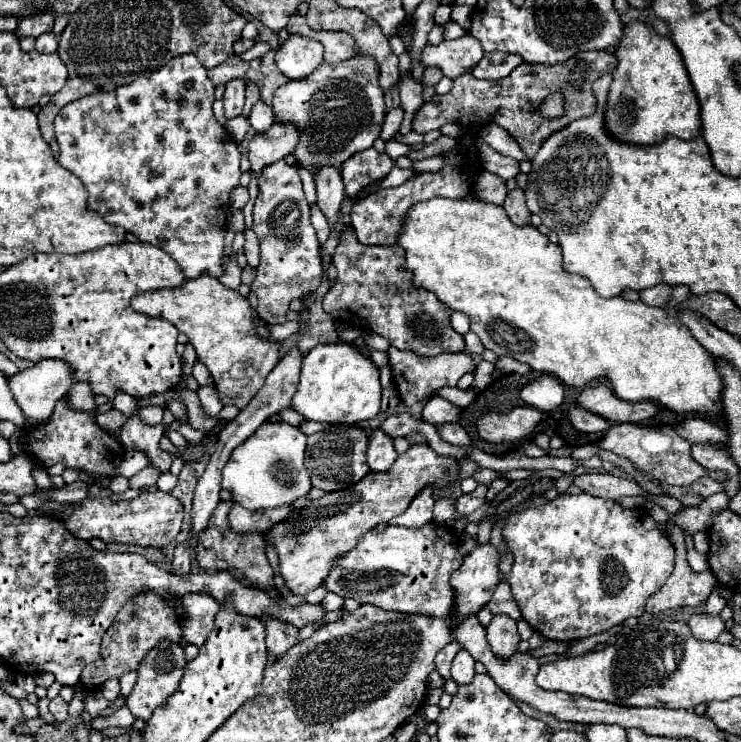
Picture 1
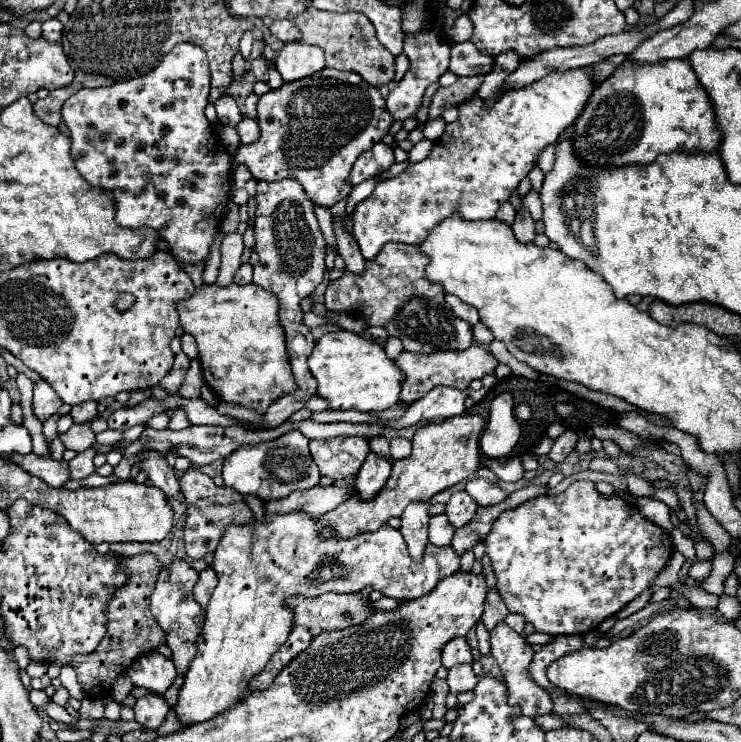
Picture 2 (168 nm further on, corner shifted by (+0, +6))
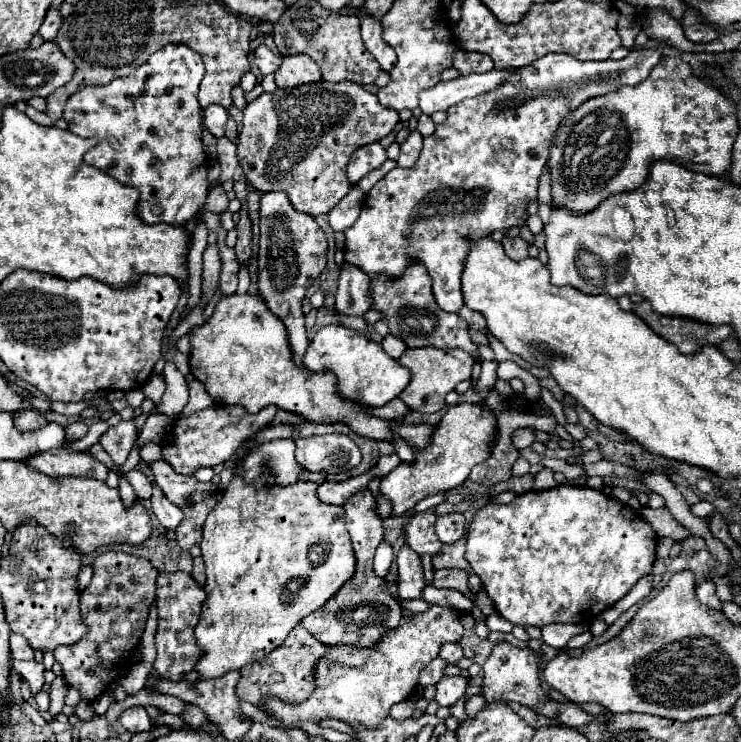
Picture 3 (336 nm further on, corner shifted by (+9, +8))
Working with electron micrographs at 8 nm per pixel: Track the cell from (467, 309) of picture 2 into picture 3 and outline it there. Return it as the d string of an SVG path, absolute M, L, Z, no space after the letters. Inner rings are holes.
M645 48L631 50L623 60L601 62L581 62L573 60L569 54L549 52L541 60L519 68L501 88L493 88L493 92L483 92L481 96L451 106L447 110L447 120L439 124L431 136L423 138L425 144L415 166L393 168L365 196L357 222L343 232L345 264L357 266L369 276L385 274L389 278L401 278L413 260L423 262L433 280L433 296L439 308L445 312L459 312L463 306L461 274L471 244L477 238L491 236L495 230L525 226L529 218L527 204L537 198L539 178L547 166L551 148L549 142L559 122L589 98L615 92L621 86L639 84L659 60L659 50Z

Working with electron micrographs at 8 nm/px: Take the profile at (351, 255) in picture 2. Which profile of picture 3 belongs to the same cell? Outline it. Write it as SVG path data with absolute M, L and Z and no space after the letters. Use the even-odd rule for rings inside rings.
M345 264L339 274L337 302L335 308L339 314L347 316L363 316L371 310L371 278L355 266Z

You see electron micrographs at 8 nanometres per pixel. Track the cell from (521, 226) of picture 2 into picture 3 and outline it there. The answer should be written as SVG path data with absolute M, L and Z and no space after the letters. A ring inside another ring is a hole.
M505 236L503 238L503 248L505 248L505 252L507 252L507 256L511 258L511 260L525 260L527 258L527 248L529 248L529 244L523 240L523 238L509 238L509 236Z

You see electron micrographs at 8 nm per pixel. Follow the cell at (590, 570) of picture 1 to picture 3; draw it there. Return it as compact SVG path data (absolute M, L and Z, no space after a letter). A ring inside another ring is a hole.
M561 484L549 490L531 490L521 496L517 496L511 504L487 504L483 506L471 520L469 530L467 530L467 548L465 548L465 558L471 564L473 572L481 578L483 588L487 590L489 598L493 600L495 610L509 620L511 624L517 626L545 626L553 622L573 622L573 624L591 624L595 618L601 616L603 610L611 608L615 602L619 602L643 576L651 572L651 566L655 562L655 548L657 548L657 536L653 528L641 518L639 512L631 510L627 504L615 500L613 496L607 496L599 490L591 490L587 486L571 486L571 484Z

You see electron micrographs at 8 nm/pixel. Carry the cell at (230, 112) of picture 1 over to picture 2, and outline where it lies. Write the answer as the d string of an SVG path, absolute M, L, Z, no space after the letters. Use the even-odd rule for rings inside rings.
M224 94L216 100L216 114L222 124L230 124L230 126L236 126L242 120L238 104L230 94Z

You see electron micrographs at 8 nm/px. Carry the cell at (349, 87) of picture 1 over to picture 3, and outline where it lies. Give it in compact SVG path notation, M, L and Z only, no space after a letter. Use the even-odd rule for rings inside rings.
M325 80L317 84L265 92L257 100L253 100L243 114L245 116L237 142L237 158L251 186L257 192L285 192L293 208L309 216L327 214L341 202L341 198L351 190L351 182L345 176L351 154L365 144L373 144L385 138L400 120L397 110L381 106L377 96L363 90L363 86L351 82L331 84Z

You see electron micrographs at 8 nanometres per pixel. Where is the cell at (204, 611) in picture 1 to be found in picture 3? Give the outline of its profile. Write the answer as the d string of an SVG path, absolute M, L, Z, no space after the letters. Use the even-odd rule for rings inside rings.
M201 556L193 558L193 578L199 586L205 584L205 562L201 560Z

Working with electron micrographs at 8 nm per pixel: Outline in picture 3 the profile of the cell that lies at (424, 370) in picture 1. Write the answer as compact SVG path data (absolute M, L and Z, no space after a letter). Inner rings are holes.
M433 346L425 348L409 348L399 362L411 370L411 382L409 386L401 392L401 400L411 408L419 410L425 414L439 412L445 406L445 396L455 390L455 386L463 380L471 380L471 368L475 364L475 358L461 350L461 348L449 348L449 350L439 350Z

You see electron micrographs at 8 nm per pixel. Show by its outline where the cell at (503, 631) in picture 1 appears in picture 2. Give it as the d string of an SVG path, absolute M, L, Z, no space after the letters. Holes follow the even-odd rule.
M500 622L496 628L492 628L490 634L492 634L492 638L490 638L490 654L494 656L494 660L498 662L502 674L504 674L504 680L506 680L506 686L508 686L508 702L512 706L520 706L522 714L528 716L528 718L540 718L544 714L550 714L550 710L552 710L550 696L542 688L534 686L534 682L528 676L528 664L530 664L530 660L534 656L532 646L524 640L522 634L514 632L504 622Z

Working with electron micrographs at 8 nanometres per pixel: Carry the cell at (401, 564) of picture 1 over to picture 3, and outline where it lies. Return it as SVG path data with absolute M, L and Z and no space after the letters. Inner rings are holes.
M233 476L231 482L227 484L227 488L223 490L223 498L213 508L213 512L209 512L205 526L203 526L201 556L203 556L205 568L207 568L207 582L205 582L207 600L203 602L201 620L195 628L195 638L197 638L199 646L205 648L205 654L199 658L199 662L195 666L195 670L201 674L203 680L219 678L219 676L223 676L225 672L231 672L231 670L241 670L251 660L261 660L263 656L273 652L273 648L279 648L285 642L285 638L289 636L289 632L307 614L321 608L321 604L325 604L325 600L329 600L355 572L355 552L353 552L353 546L351 546L349 532L345 528L345 510L341 506L331 506L331 504L321 502L319 496L317 496L317 484L315 482L297 480L297 484L279 486L279 484L273 484L273 480L269 480L269 476L261 476L261 480L257 480L257 482L259 482L259 486L257 484L245 484L245 480L241 480L241 476Z

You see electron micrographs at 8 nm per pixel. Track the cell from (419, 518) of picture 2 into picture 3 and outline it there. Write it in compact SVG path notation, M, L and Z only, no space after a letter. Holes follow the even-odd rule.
M407 544L401 546L397 554L397 566L399 566L399 598L401 600L415 600L421 598L425 588L423 568L419 554L415 554Z

